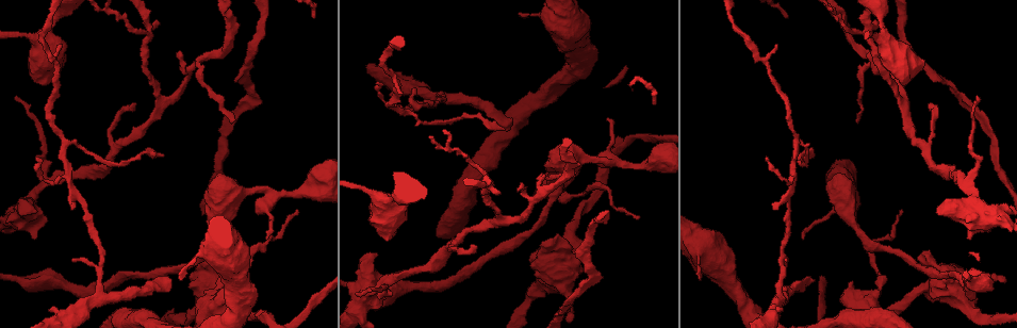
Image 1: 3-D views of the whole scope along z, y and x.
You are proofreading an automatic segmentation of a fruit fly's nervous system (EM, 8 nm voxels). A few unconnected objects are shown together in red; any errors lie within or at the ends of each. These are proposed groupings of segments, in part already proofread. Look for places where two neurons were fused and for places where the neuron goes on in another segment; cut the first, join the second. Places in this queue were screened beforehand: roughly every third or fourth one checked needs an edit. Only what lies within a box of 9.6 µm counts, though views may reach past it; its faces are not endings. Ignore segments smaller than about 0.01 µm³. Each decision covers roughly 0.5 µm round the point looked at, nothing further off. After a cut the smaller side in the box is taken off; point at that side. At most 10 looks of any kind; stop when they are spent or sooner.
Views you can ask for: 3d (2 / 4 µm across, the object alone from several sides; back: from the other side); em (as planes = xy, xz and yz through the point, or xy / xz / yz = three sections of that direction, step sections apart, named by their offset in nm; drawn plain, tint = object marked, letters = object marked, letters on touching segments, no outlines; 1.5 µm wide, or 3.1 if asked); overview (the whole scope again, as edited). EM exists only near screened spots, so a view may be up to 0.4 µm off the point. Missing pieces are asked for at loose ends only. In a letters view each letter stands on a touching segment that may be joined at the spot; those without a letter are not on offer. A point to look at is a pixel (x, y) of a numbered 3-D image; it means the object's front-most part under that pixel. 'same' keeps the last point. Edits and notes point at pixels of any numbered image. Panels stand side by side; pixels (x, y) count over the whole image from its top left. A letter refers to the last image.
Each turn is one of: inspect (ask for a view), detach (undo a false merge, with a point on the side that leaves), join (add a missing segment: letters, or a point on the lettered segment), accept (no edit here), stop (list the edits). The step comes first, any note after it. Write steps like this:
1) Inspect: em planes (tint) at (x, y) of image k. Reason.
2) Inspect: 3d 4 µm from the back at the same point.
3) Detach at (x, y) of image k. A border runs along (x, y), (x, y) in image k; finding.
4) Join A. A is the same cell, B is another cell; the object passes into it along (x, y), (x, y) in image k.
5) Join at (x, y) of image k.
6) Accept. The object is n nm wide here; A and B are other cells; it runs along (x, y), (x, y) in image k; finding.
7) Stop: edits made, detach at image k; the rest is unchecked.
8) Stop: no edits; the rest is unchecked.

Inspect: em xy step 8 (tint) at (974, 205) of image 1. Looks like a crossing.

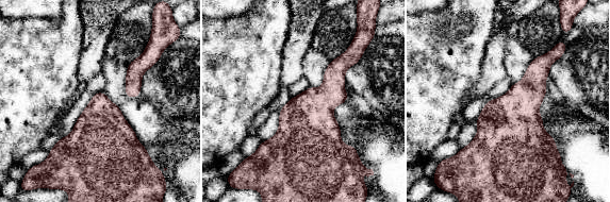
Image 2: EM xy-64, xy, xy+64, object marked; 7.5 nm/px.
Inspect: em planes (letters) at the same point.

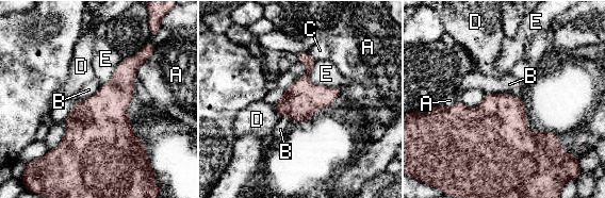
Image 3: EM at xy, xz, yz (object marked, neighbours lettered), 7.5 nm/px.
Accept. The longest contact is with E, 320 nm; A, B, C, D and E are other cells; continuous, no second neuron.

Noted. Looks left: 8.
Inspect: em xz step 8 (tint) at (265, 191) of image 1. Thin neck.

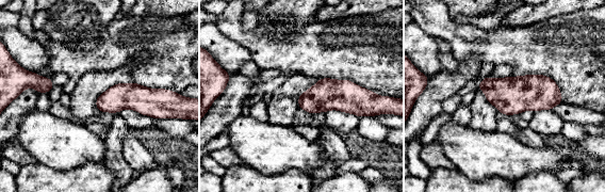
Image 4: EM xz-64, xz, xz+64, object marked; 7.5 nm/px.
Inspect: em planes (letters) at the same point.

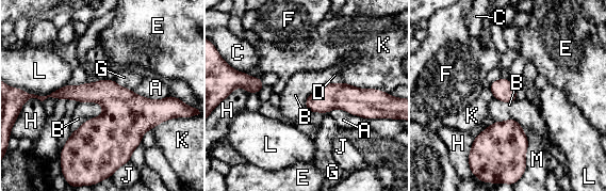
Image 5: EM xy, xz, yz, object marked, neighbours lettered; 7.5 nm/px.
Accept. The object is 160 nm wide here; A, B, C, D, E, F, G, H, J, K, L and M are other cells; all the same neuron.

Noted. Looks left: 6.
Inspect: em planes (tint) at (940, 301) of image 1. Thick end.

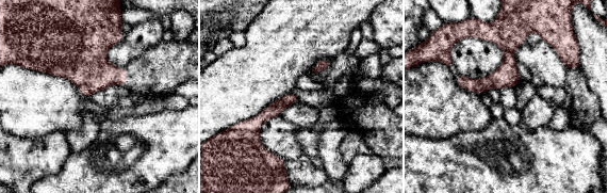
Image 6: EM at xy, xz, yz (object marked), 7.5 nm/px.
Inspect: em planes (letters) at the same point.

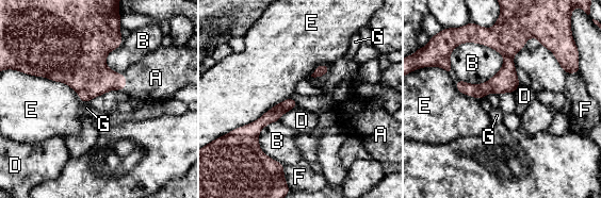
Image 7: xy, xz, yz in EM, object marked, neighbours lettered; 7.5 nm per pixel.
Join at (156, 78) of image 7. The longest contact is with E, 550 nm; A is the same cell, B, D, E, F and G are other cells; the object passes into it along (94, 78), (125, 88), (156, 78) in image 7; the neuron continues.

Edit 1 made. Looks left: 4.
Inspect: 3d 4 µm at (840, 300) of image 1. Thick end.

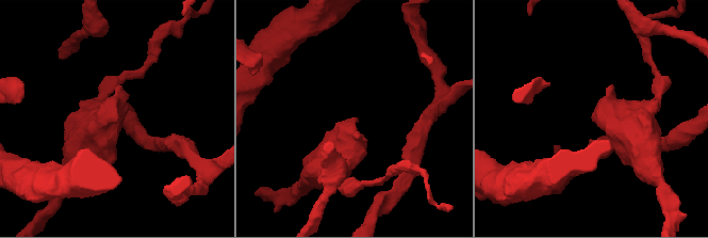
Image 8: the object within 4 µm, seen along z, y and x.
Inspect: em yz step 8 (letters) at (593, 120) of image 8.

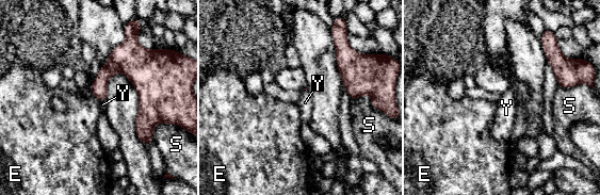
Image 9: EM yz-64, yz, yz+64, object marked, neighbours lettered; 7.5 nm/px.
Accept. E, S and Y are other cells; a border runs along (94, 98), (98, 100) in image 9; no lettered segment goes on from it.

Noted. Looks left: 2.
Stop: edits made, join at image 7; the rest is unchecked.

